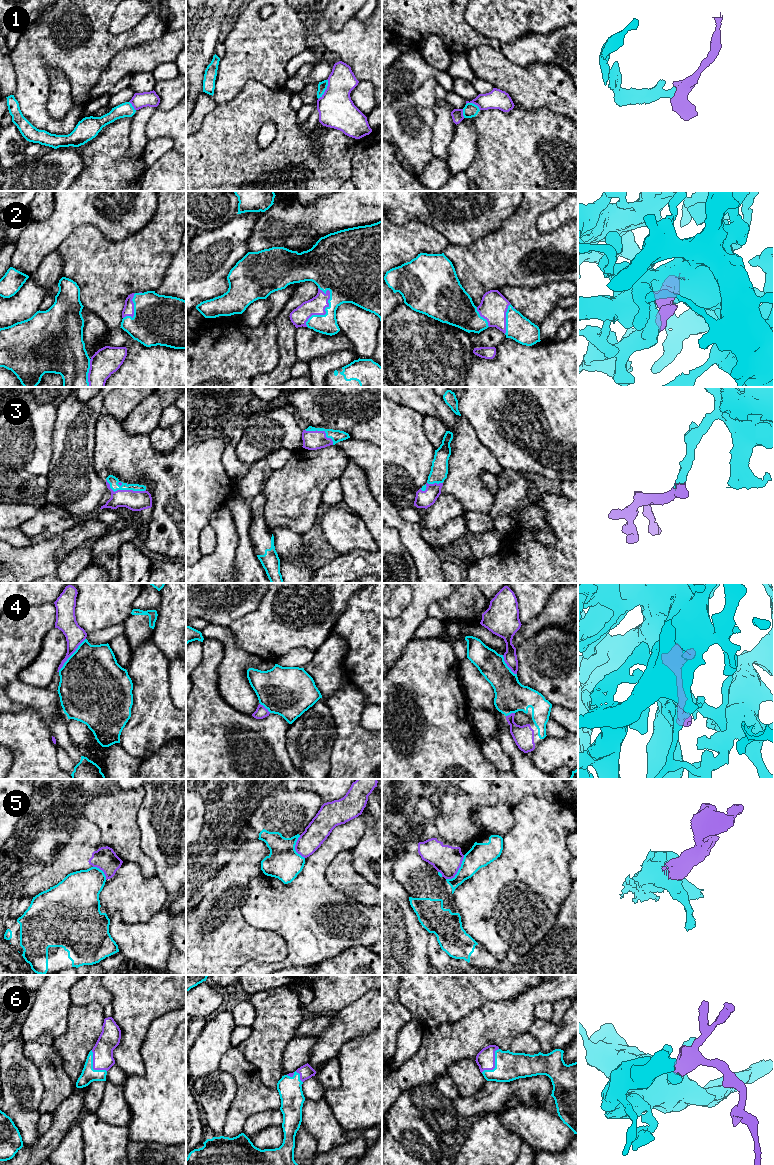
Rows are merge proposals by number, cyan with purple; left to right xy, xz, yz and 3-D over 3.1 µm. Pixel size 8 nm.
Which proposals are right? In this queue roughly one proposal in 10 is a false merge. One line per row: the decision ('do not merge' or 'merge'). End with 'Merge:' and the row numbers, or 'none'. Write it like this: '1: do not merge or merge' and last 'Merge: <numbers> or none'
1: do not merge
2: merge
3: merge
4: merge
5: do not merge
6: merge
Merge: 2, 3, 4, 6

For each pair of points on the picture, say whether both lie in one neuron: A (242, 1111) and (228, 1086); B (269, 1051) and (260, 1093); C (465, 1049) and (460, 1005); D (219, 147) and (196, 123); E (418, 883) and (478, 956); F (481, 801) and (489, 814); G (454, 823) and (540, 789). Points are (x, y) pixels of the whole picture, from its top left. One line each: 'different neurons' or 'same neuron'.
A: different neurons
B: different neurons
C: different neurons
D: different neurons
E: same neuron
F: different neurons
G: same neuron

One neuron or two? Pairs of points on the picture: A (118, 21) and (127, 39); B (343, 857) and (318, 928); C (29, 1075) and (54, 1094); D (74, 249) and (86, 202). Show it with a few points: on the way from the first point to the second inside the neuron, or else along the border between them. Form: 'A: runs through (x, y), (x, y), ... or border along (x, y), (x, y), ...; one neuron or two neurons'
A: border along (143, 18), (126, 31), (111, 33), (108, 30); two neurons
B: border along (328, 864), (327, 881), (354, 898); two neurons
C: border along (34, 1065), (43, 1085), (39, 1109); two neurons
D: border along (102, 232), (91, 225), (79, 225), (63, 241); two neurons

